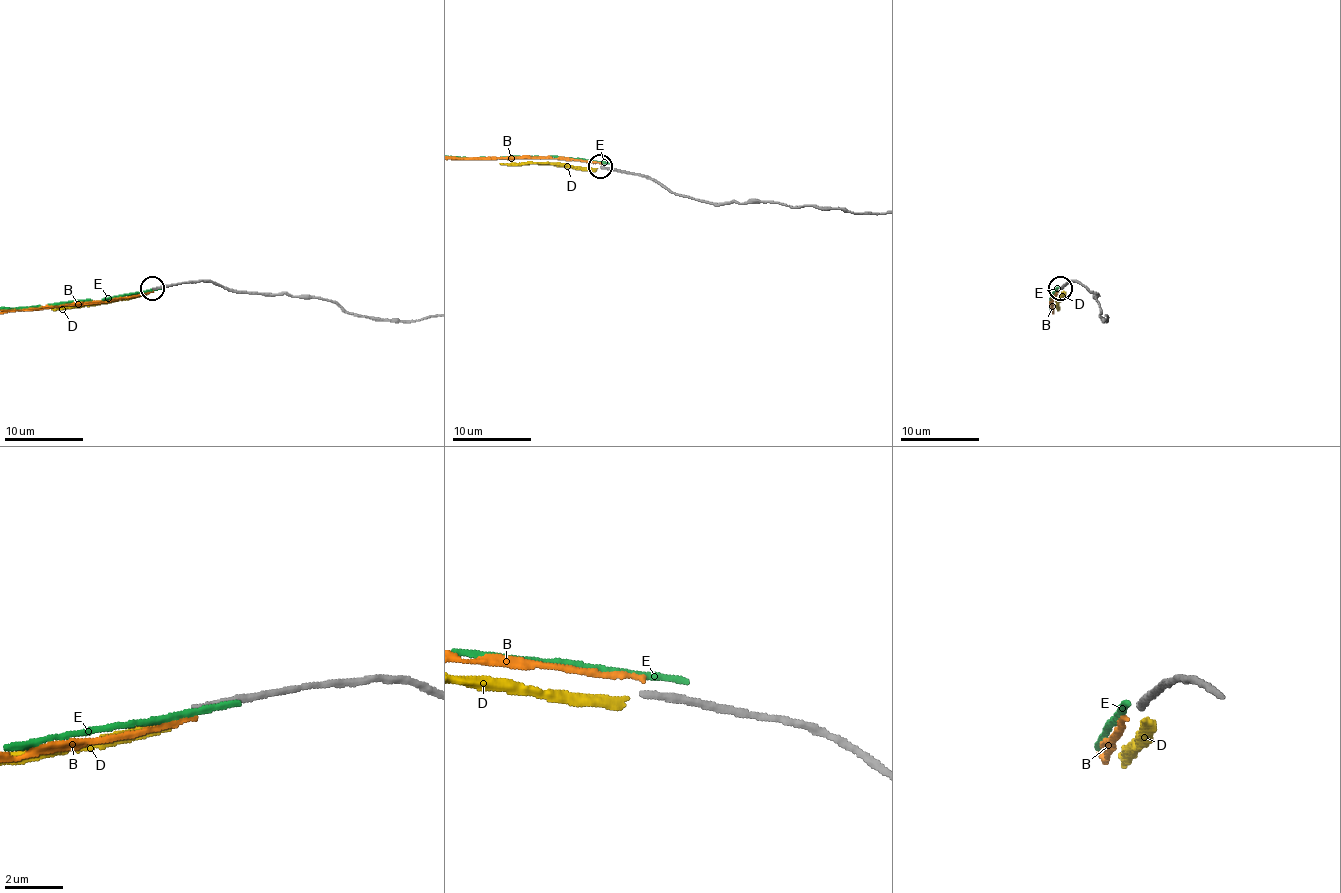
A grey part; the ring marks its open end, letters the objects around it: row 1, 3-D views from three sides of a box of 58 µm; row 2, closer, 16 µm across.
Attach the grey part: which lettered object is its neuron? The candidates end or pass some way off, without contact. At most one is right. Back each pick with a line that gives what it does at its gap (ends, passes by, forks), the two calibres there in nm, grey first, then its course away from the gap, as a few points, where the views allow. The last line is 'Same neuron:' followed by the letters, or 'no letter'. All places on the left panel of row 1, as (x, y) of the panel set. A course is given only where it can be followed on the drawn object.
Same neuron: no letter

